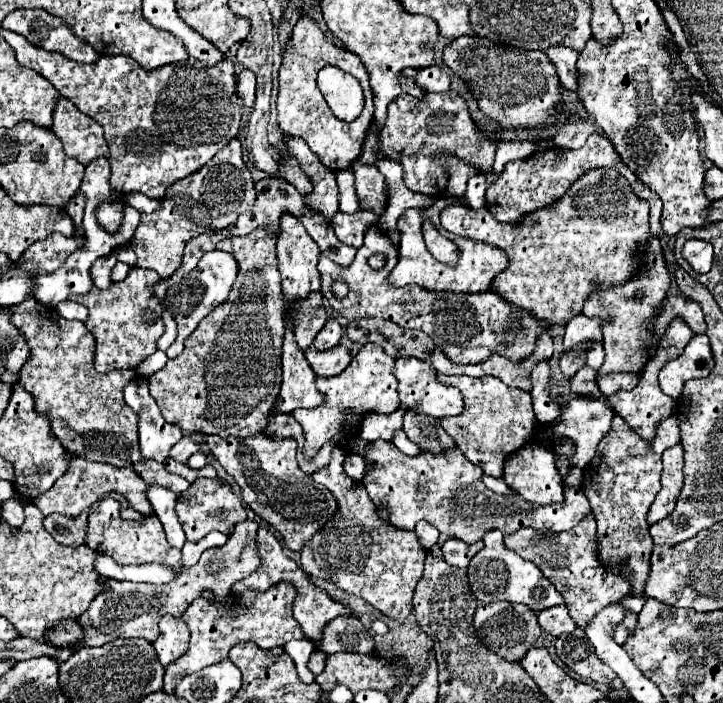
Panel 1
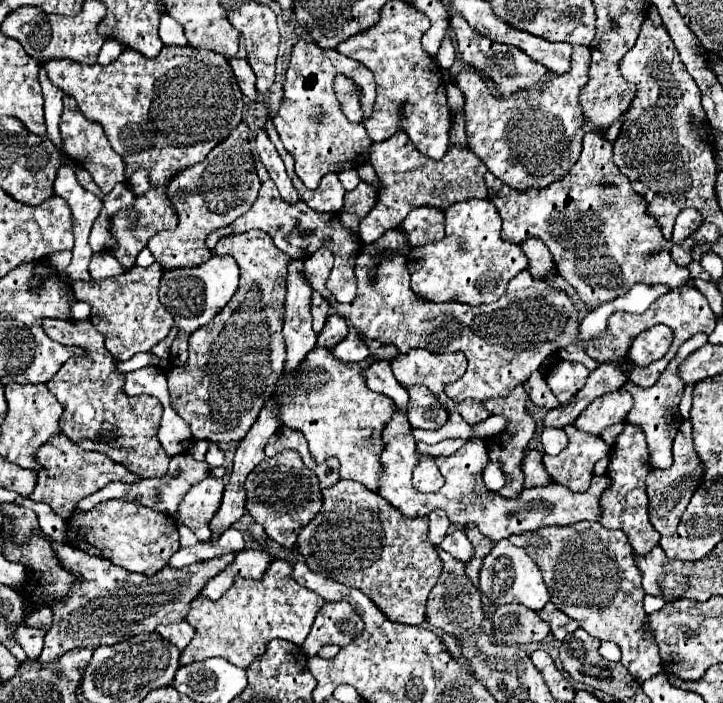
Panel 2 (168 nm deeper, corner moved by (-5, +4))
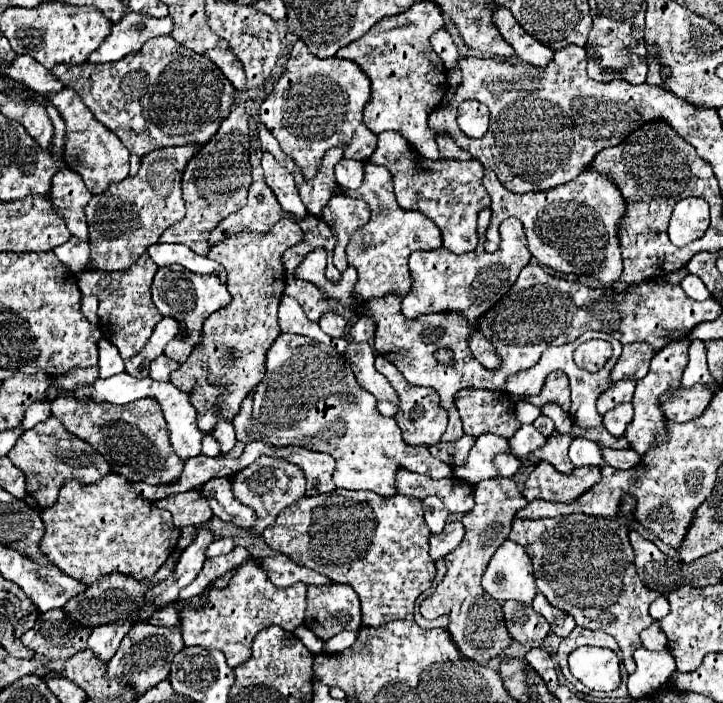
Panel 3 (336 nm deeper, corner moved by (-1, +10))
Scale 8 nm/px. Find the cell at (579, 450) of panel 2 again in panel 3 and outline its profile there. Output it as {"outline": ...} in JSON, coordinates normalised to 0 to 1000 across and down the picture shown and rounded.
{"outline":[[[743,660],[726,686],[723,706],[734,711],[759,711],[759,714],[793,714],[798,706],[809,703],[820,688],[831,683],[831,669],[823,663],[795,666],[793,674],[781,677],[770,671],[762,660]]]}

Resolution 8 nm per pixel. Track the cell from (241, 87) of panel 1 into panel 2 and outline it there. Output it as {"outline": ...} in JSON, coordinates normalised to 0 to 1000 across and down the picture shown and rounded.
{"outline":[[[320,83],[317,85],[325,108],[328,108],[328,119],[333,125],[333,131],[344,139],[344,142],[355,142],[355,125],[353,125],[353,111],[350,111],[350,97],[344,94],[342,85],[336,83]]]}

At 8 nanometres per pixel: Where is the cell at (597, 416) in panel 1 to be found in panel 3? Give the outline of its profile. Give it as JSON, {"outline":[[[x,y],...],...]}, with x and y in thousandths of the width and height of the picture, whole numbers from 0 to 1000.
{"outline":[[[856,541],[826,569],[826,586],[837,589],[859,572],[873,572],[876,555],[878,555],[878,541]]]}

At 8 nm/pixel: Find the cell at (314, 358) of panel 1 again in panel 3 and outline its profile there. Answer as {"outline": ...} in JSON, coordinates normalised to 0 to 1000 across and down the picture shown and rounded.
{"outline":[[[499,450],[491,464],[485,467],[485,481],[491,486],[505,486],[516,481],[516,455],[510,455],[510,450]]]}

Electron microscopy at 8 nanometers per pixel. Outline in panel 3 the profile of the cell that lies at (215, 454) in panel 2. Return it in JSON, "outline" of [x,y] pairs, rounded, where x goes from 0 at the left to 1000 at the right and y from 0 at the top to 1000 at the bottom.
{"outline":[[[311,597],[308,603],[300,603],[300,609],[295,612],[295,620],[303,626],[303,632],[306,632],[306,643],[308,643],[308,646],[314,646],[314,643],[325,634],[325,629],[328,629],[322,603],[314,600],[314,597]]]}

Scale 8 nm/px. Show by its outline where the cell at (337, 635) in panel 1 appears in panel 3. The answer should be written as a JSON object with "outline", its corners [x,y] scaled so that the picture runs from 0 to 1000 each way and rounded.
{"outline":[[[427,831],[422,888],[447,913],[474,896],[497,896],[499,859],[494,853],[494,845],[483,831]]]}

